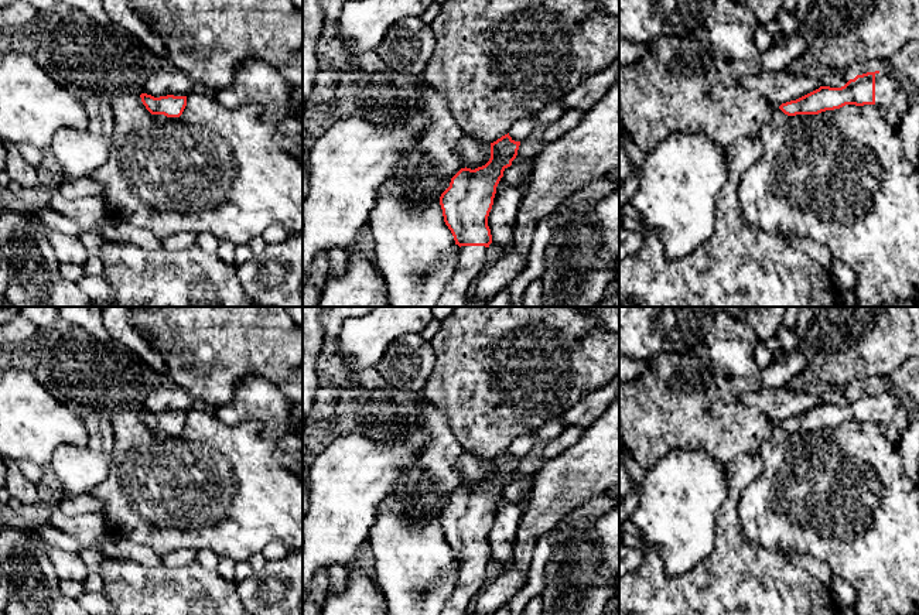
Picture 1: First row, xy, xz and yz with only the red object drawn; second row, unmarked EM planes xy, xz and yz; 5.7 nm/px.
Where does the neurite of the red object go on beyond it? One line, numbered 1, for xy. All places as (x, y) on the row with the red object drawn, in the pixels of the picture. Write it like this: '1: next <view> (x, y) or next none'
1: next none

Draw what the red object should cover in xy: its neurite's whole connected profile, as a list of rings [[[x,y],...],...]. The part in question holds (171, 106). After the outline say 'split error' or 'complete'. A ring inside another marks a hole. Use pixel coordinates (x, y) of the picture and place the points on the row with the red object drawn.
[[[147,93],[140,95],[143,105],[151,115],[164,115],[167,117],[180,117],[187,106],[187,96],[160,96]]]; complete

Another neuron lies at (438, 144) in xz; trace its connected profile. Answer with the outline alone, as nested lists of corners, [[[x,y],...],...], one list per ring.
[[[423,78],[417,79],[416,90],[420,93],[421,105],[430,116],[428,129],[420,140],[420,154],[431,164],[437,178],[452,178],[462,168],[457,146],[465,133],[460,129],[441,92]]]

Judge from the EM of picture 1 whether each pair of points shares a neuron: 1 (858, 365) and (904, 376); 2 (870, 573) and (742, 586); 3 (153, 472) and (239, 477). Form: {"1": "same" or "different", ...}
{"1": "different", "2": "different", "3": "same"}

